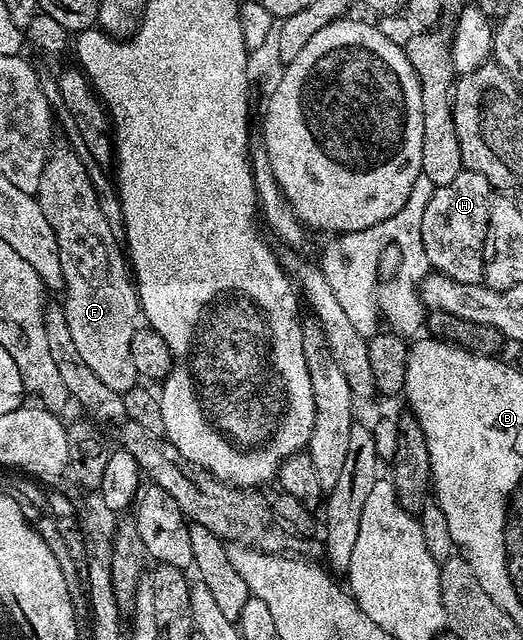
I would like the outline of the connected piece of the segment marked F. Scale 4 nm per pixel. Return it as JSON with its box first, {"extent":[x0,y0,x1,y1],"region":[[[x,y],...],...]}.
{"extent":[37,149,146,395],"region":[[[55,149],[48,155],[37,198],[59,246],[59,264],[67,295],[61,306],[78,360],[106,388],[122,395],[138,384],[132,341],[133,335],[146,326],[124,248],[113,237],[85,165],[72,150]]]}

